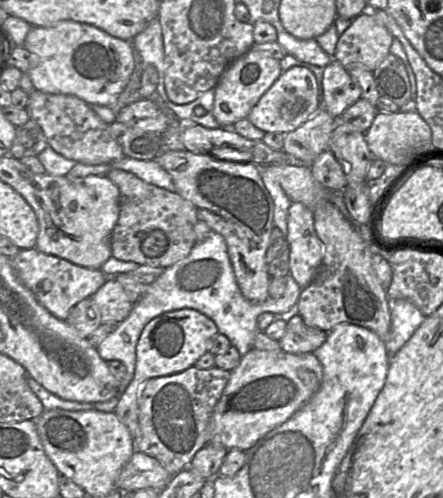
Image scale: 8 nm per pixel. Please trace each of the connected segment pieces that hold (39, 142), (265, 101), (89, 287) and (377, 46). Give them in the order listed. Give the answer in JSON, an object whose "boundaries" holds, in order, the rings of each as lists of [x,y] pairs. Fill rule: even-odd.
{"boundaries":[[[[32,119],[24,125],[16,127],[9,155],[17,160],[25,156],[37,156],[48,146],[40,126]]],[[[294,66],[282,71],[278,79],[251,109],[247,119],[265,133],[286,134],[306,122],[318,107],[318,87],[314,74],[307,68]]],[[[36,248],[20,250],[11,260],[18,277],[37,301],[62,321],[67,320],[71,310],[84,299],[92,297],[109,278],[101,269],[80,267],[67,260],[44,254]]],[[[365,8],[339,36],[333,59],[344,67],[361,64],[373,71],[390,54],[393,38]]]]}

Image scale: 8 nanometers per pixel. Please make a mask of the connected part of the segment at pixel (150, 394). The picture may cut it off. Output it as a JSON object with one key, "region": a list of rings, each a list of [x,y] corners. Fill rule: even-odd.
{"region":[[[195,366],[165,377],[156,377],[144,383],[140,390],[139,431],[134,439],[135,452],[157,459],[171,476],[187,469],[195,454],[212,441],[211,423],[216,404],[230,379],[231,372],[217,367],[198,369]]]}

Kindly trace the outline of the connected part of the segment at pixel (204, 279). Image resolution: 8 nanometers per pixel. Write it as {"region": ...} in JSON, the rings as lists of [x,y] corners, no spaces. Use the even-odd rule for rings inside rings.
{"region":[[[210,231],[202,241],[195,244],[188,257],[165,269],[153,283],[147,286],[146,294],[134,304],[129,316],[118,324],[96,349],[105,362],[117,360],[125,365],[126,376],[120,385],[120,395],[122,395],[134,377],[136,347],[140,335],[153,318],[184,308],[197,310],[215,322],[218,332],[229,339],[242,357],[253,349],[258,332],[259,315],[265,312],[274,314],[276,318],[280,315],[289,315],[295,310],[301,291],[302,288],[293,277],[288,275],[282,297],[278,299],[269,297],[261,304],[248,301],[237,284],[225,239],[222,235]]]}

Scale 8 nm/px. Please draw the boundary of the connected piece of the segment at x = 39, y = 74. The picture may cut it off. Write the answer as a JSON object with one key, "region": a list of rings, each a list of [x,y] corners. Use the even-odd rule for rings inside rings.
{"region":[[[64,20],[49,27],[32,27],[22,46],[31,53],[31,69],[28,75],[35,90],[72,95],[90,106],[113,107],[135,68],[135,50],[129,41],[113,37],[87,23]]]}

